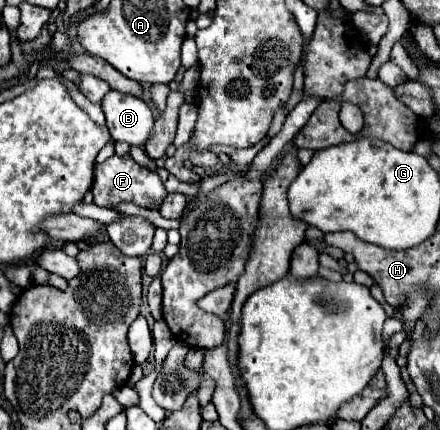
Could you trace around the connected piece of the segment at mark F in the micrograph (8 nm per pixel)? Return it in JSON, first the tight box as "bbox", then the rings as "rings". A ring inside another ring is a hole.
{"bbox":[92,154,168,210],"rings":[[[114,154],[106,162],[96,166],[92,192],[94,192],[94,204],[96,206],[110,208],[110,206],[114,206],[118,202],[134,202],[134,204],[138,204],[142,208],[152,208],[152,210],[156,210],[158,204],[162,204],[162,200],[168,194],[162,180],[160,180],[160,176],[146,170],[144,166],[136,164],[128,154],[126,156],[116,156]]]}

